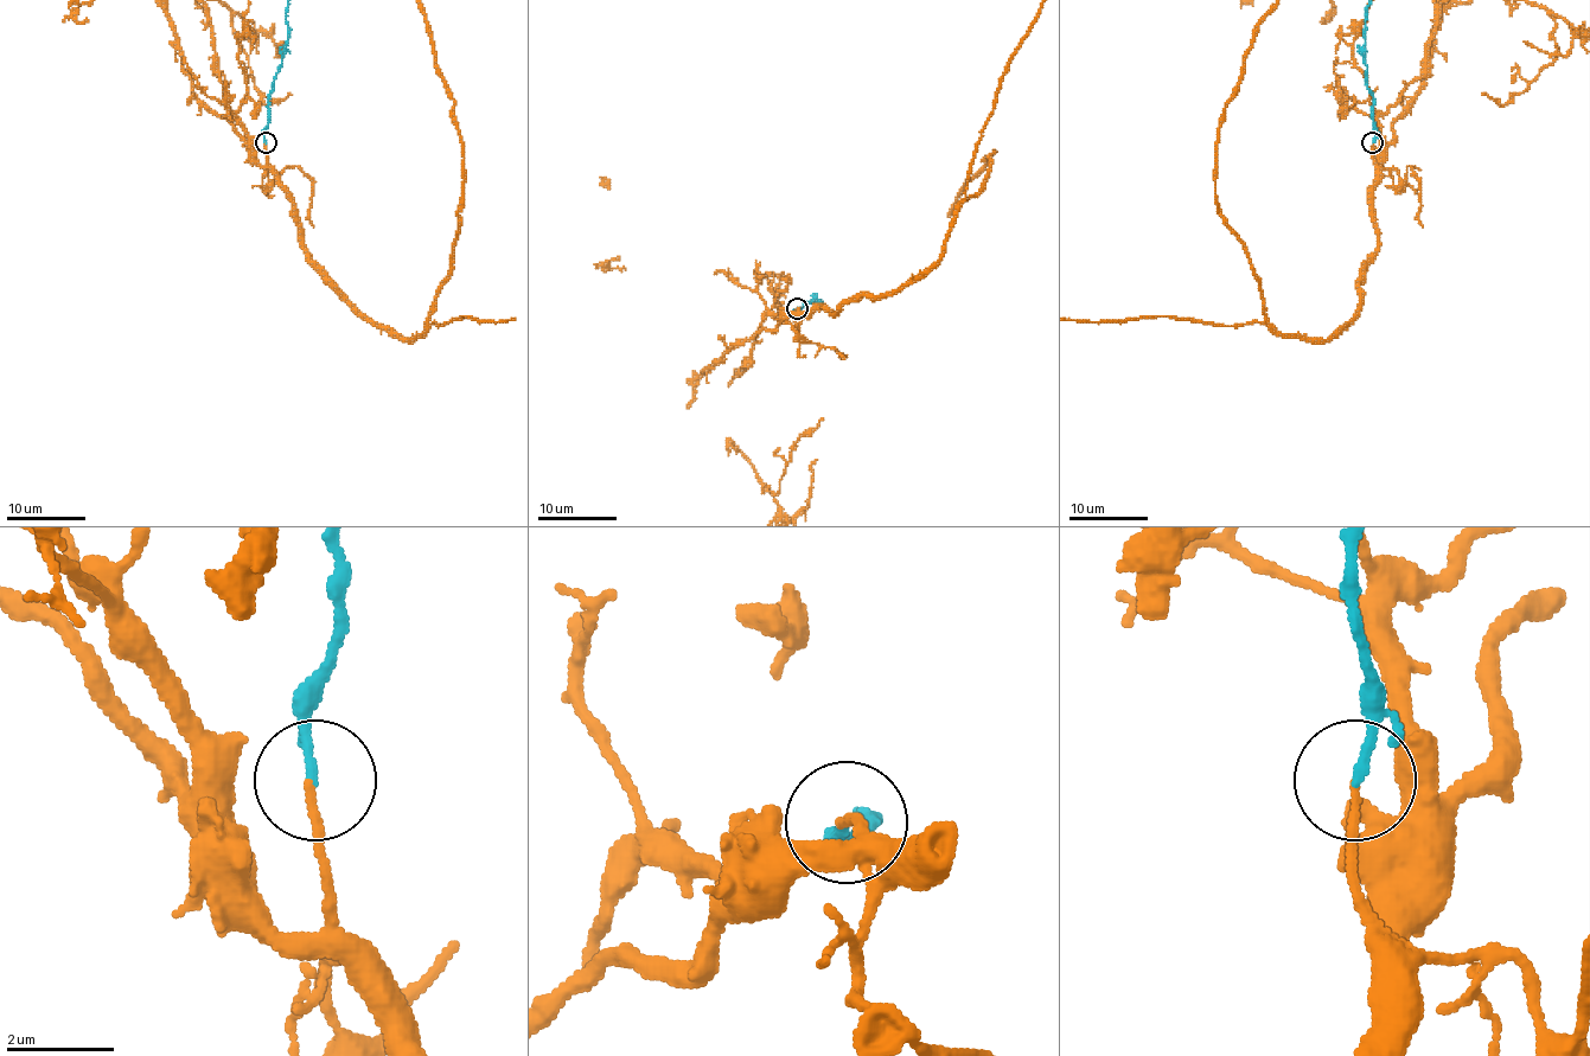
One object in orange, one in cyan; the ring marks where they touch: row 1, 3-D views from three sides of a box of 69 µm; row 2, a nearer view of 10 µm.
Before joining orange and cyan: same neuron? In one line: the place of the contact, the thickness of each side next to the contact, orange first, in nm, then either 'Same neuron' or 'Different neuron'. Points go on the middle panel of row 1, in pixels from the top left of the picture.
Place: (797, 308). Thickness 160 nm (orange) against 150 nm. Same neuron

